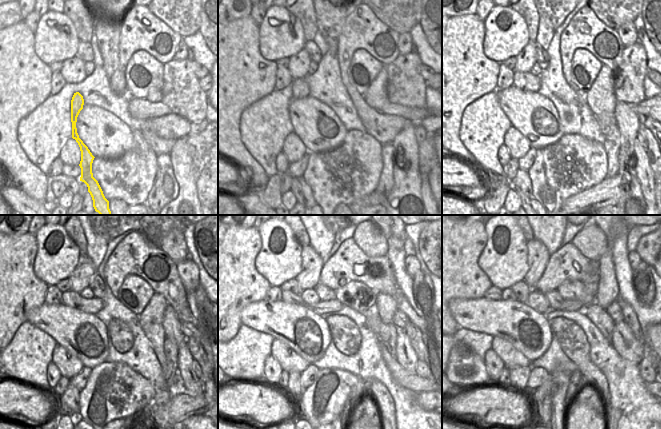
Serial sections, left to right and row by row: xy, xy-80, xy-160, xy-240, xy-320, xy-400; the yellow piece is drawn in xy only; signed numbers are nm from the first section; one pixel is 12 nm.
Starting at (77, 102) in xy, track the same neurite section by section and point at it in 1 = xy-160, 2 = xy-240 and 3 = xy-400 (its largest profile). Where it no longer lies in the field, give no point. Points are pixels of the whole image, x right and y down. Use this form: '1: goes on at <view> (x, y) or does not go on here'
1: goes on at xy-160 (525, 81)
2: goes on at xy-240 (70, 298)
3: goes on at xy-400 (568, 305)

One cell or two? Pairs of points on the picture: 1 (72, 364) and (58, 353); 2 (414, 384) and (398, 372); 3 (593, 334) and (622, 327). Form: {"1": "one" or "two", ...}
{"1": "one", "2": "one", "3": "two"}

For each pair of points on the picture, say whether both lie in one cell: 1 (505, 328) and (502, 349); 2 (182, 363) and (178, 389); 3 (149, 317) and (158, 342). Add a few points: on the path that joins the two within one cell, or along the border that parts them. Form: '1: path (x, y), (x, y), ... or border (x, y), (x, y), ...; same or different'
1: border (493, 336), (506, 339), (522, 353); different
2: border (178, 373), (189, 393); different
3: path (150, 323), (156, 336); same

